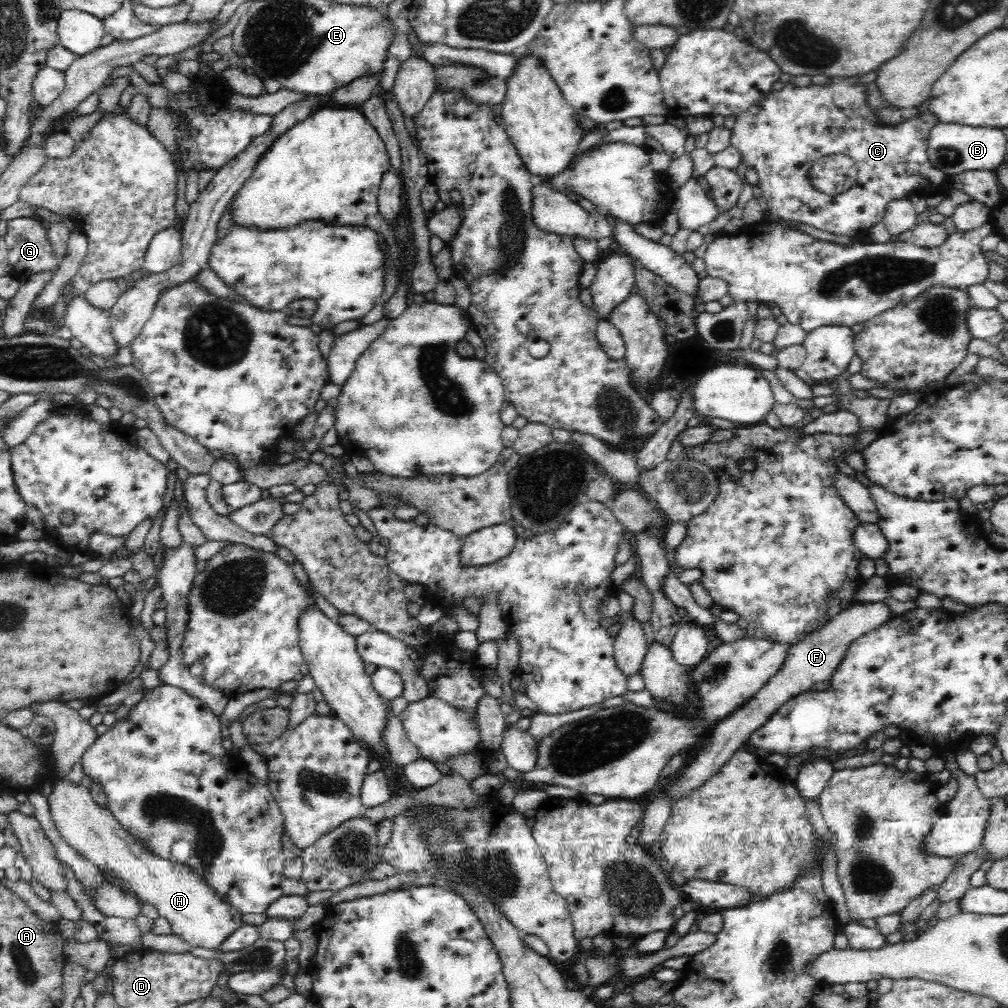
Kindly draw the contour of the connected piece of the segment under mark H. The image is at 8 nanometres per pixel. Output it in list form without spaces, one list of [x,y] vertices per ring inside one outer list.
[[[58,778],[52,782],[47,802],[52,821],[62,838],[86,860],[99,868],[109,868],[118,878],[128,882],[139,902],[153,904],[159,916],[171,924],[171,932],[185,940],[191,948],[217,951],[243,925],[241,912],[222,901],[202,877],[182,863],[162,860],[146,851],[142,843],[122,829],[106,807],[94,802],[91,792],[83,785],[74,784],[68,778]]]

